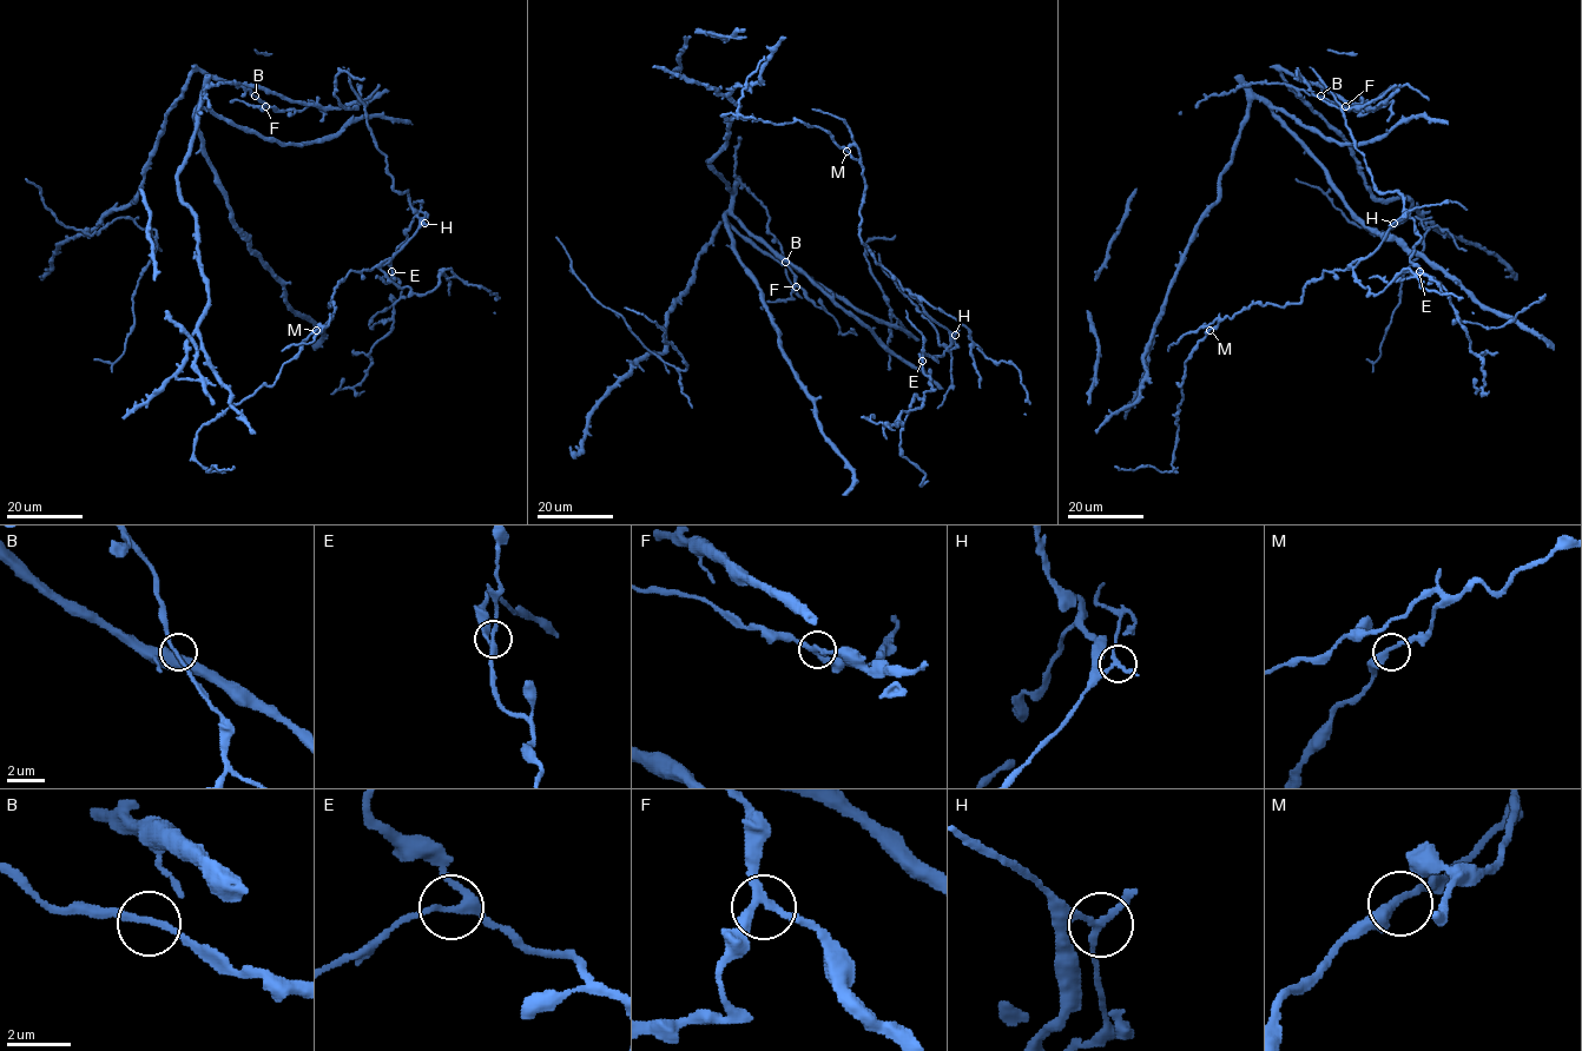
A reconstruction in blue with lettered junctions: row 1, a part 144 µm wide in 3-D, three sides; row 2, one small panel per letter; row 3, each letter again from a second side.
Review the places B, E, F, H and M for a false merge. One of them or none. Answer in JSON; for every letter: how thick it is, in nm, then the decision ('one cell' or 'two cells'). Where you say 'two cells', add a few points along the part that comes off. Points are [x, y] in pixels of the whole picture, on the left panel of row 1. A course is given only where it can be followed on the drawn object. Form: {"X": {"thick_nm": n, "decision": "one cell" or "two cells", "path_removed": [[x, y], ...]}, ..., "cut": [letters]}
{"B": {"thick_nm": 150, "decision": "one cell"}, "E": {"thick_nm": 240, "decision": "one cell"}, "F": {"thick_nm": 220, "decision": "one cell"}, "H": {"thick_nm": 160, "decision": "two cells", "path_removed": [[424, 223], [420, 202], [407, 209]]}, "M": {"thick_nm": 220, "decision": "one cell"}, "cut": ["H"]}

